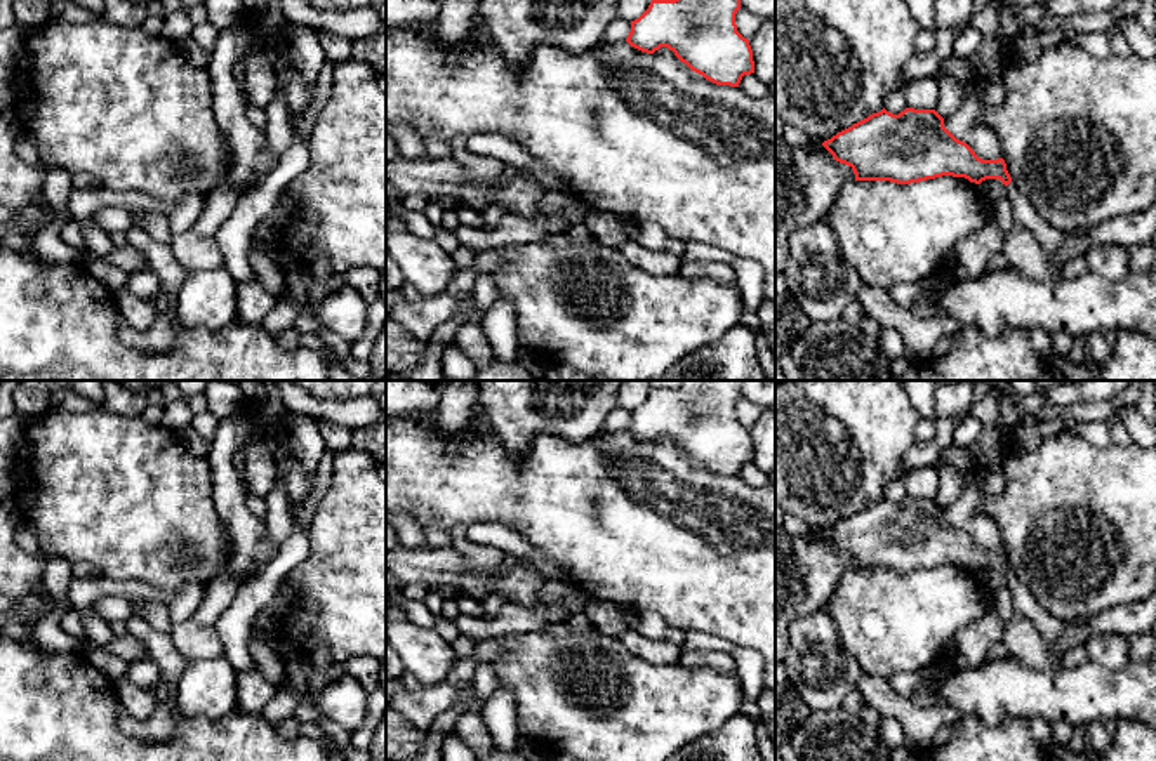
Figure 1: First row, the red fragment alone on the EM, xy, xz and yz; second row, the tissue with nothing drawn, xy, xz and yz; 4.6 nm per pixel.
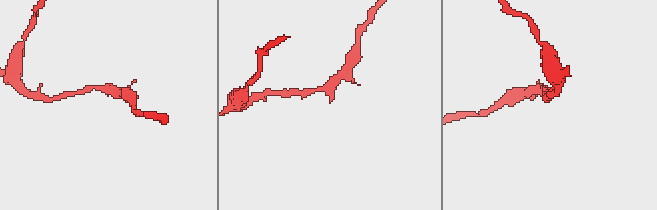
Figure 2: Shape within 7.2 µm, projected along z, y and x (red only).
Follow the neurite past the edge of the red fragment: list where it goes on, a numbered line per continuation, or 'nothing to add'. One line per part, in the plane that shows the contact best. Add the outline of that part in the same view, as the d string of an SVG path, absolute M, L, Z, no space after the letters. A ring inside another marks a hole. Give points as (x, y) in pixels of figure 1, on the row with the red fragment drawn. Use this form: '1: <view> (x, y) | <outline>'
1: yz (1026, 218) | M1010 182L1007 186L1007 198L1012 203L1013 222L1019 229L1031 233L1043 248L1045 257L1053 266L1060 245L1069 235L1086 236L1095 226L1078 228L1074 231L1055 229L1033 208L1031 202Z

